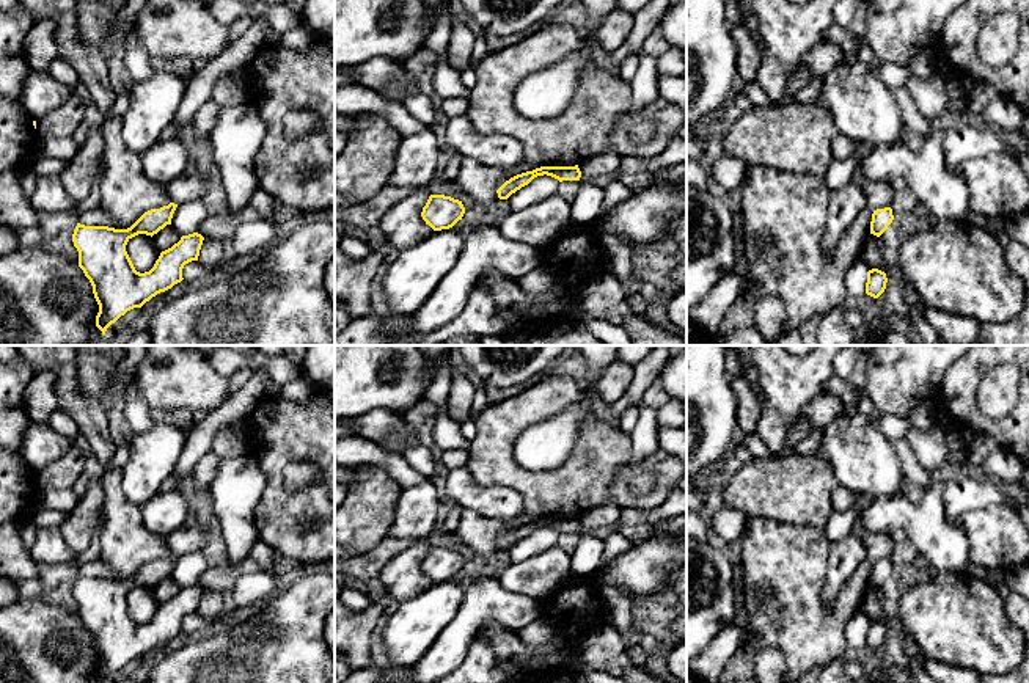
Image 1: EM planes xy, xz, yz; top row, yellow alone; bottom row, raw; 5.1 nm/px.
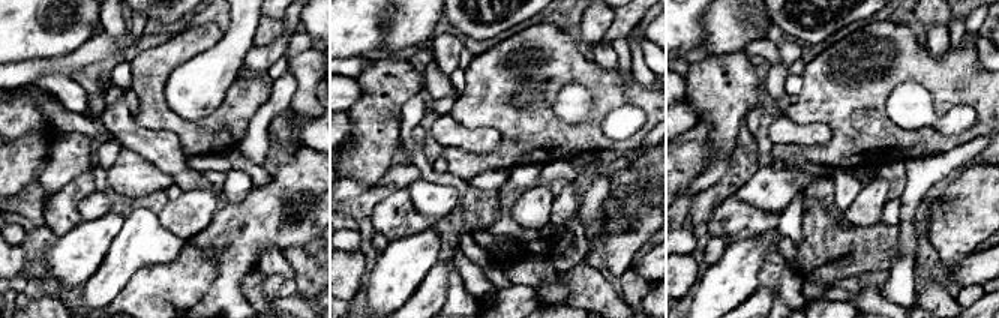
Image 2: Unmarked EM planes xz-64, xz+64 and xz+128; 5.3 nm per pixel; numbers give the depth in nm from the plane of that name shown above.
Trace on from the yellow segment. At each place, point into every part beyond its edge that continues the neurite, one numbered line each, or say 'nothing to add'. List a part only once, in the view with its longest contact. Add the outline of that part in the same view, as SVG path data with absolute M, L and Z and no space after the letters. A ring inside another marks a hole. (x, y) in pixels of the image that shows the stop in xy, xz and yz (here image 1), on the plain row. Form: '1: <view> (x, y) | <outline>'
nothing to add

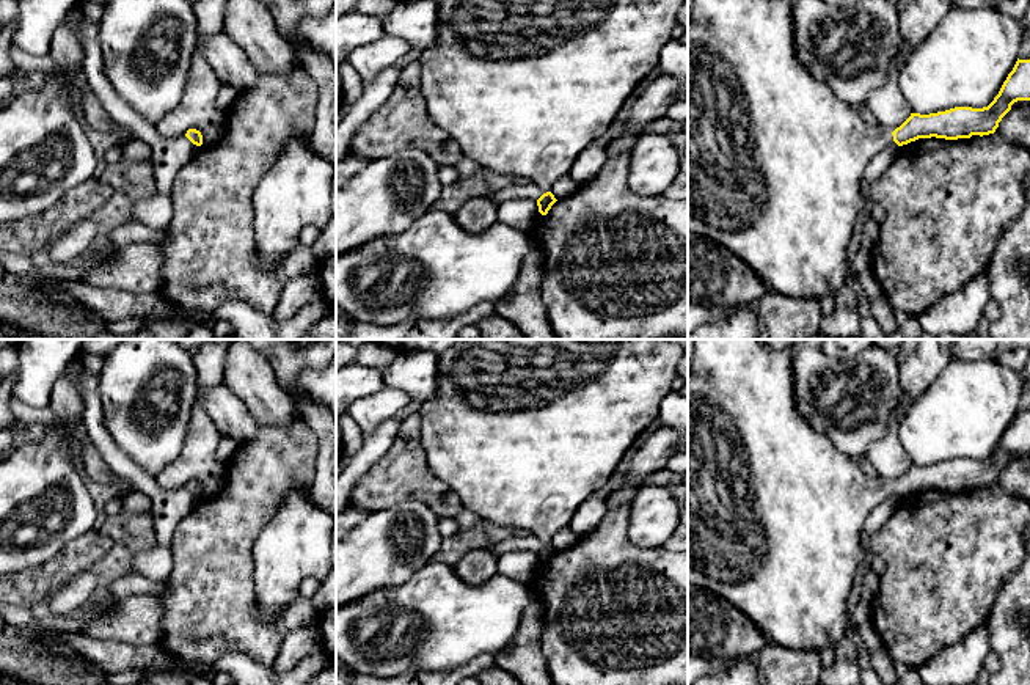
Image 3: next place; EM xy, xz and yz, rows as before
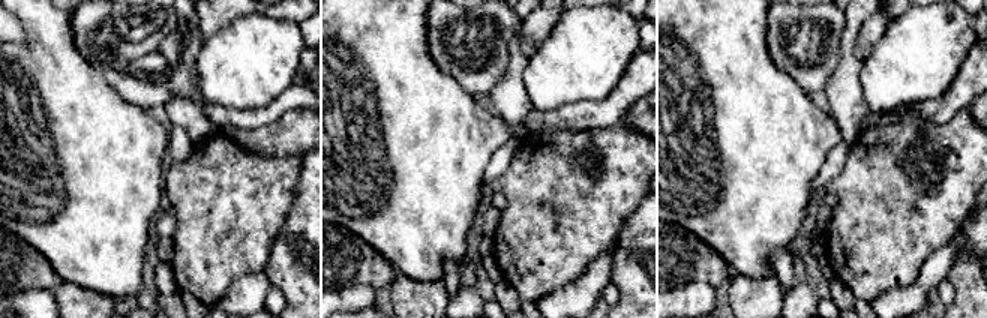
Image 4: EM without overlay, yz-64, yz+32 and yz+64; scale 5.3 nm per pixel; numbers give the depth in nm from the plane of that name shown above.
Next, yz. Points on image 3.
1: yz (776, 514) | M692 339L694 353L688 368L688 584L711 591L741 610L768 641L794 650L835 647L849 630L848 595L854 575L864 562L864 528L870 512L889 495L892 484L868 476L857 460L842 454L832 441L815 432L801 416L793 391L794 349L774 350L762 339Z

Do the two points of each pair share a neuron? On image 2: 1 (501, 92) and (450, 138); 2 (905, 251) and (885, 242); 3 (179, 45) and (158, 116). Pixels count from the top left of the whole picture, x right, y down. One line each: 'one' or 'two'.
1: two
2: two
3: one

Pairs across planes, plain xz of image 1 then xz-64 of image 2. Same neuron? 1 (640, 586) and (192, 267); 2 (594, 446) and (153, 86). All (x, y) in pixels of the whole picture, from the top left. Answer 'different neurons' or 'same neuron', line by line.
1: same neuron
2: same neuron

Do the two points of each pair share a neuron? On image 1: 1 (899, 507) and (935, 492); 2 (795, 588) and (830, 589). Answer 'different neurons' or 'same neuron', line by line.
1: same neuron
2: different neurons

